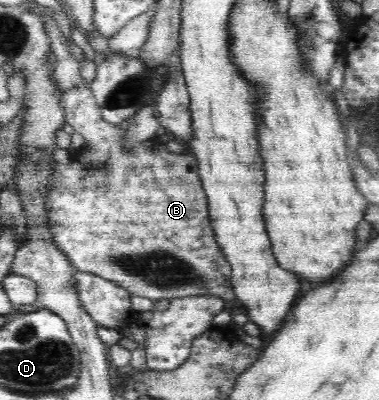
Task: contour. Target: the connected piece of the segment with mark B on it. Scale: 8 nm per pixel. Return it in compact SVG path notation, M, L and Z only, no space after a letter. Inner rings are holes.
M84 80L79 86L68 89L64 92L62 98L63 106L65 106L65 121L73 129L75 133L81 134L81 139L85 139L85 147L77 148L77 157L75 163L71 165L55 165L55 185L49 191L49 223L51 223L51 231L53 231L53 245L65 257L69 258L69 263L75 270L93 273L115 282L117 285L124 287L131 296L138 295L139 297L148 297L157 301L175 301L178 297L189 297L201 294L211 294L211 296L221 297L221 301L229 301L235 298L234 289L232 286L232 269L229 262L225 259L225 254L217 245L217 238L213 235L213 226L209 221L209 200L205 195L205 190L199 178L197 169L197 159L193 155L182 155L181 153L169 152L165 148L165 144L161 143L156 136L143 141L143 143L134 144L128 148L124 143L125 134L127 131L122 130L121 126L113 125L105 121L101 117L101 112L97 107L97 102L93 99L93 90L91 90L91 81ZM137 255L147 255L145 260L136 260Z

